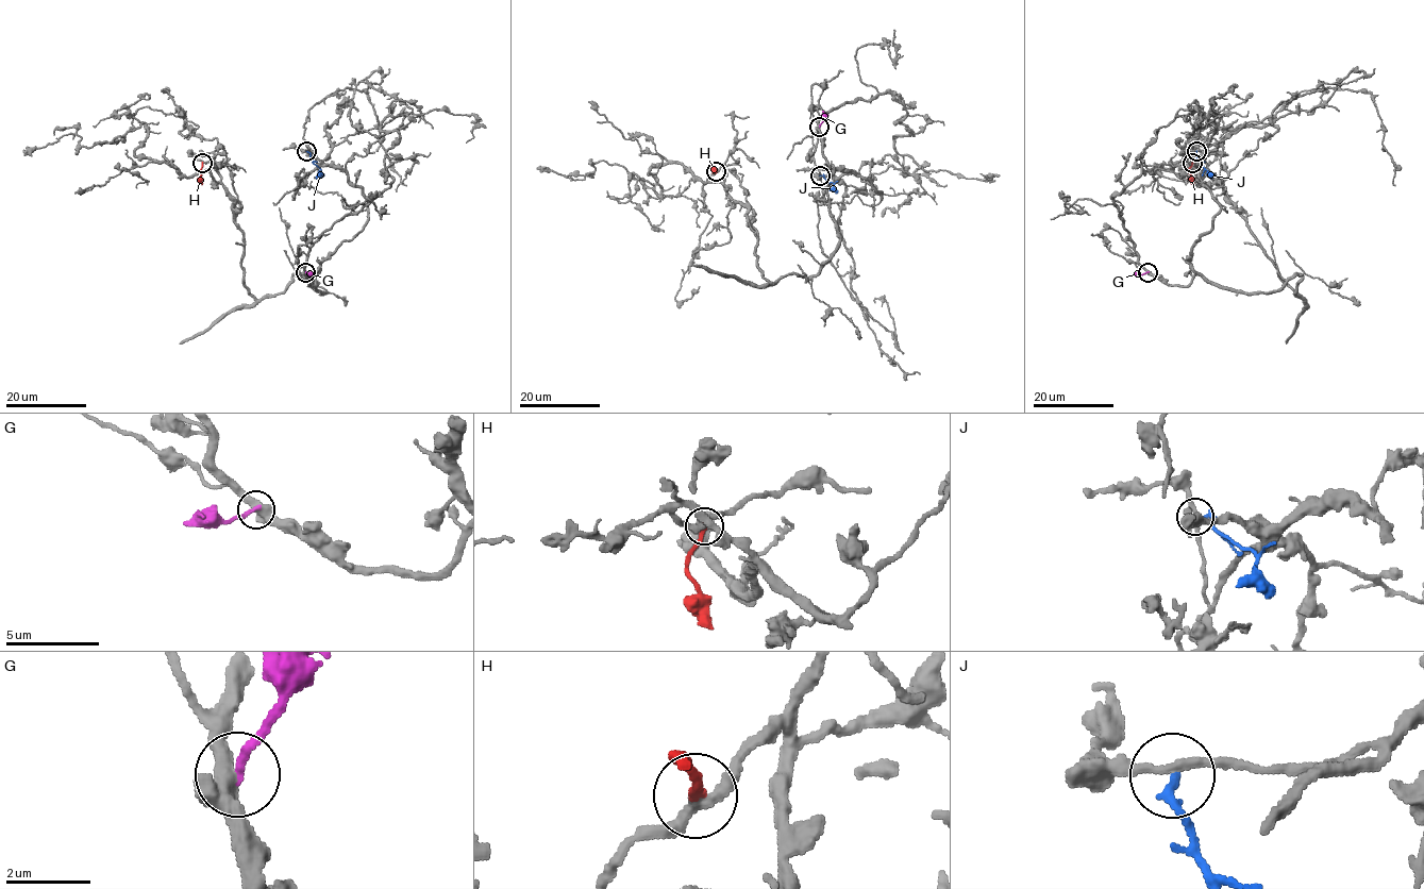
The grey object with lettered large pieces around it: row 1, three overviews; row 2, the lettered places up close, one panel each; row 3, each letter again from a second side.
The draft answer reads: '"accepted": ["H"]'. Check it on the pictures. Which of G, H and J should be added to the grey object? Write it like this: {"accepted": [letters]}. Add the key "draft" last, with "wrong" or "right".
{"accepted": ["H"], "draft": "right"}

